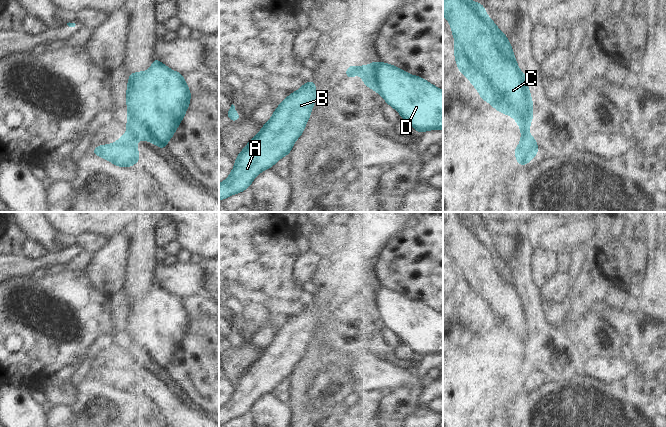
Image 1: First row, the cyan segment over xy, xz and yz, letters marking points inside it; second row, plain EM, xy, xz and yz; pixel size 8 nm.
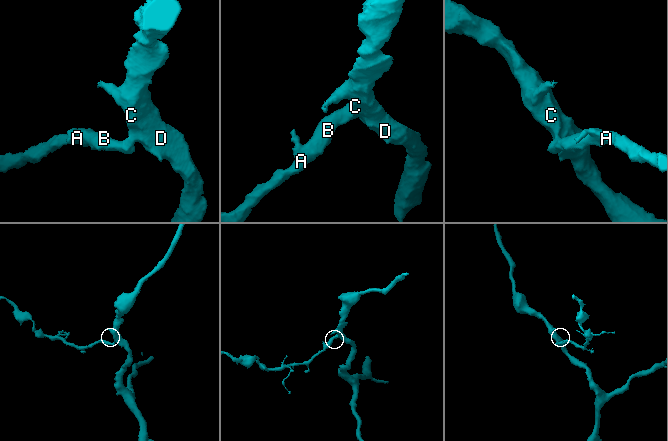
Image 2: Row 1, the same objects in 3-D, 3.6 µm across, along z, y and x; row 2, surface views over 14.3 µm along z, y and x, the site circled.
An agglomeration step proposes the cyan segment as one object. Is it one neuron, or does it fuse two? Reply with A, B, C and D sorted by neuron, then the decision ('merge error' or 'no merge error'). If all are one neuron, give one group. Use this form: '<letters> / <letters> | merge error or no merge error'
A B / C D | merge error

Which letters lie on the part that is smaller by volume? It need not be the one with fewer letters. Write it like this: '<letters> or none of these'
A, B

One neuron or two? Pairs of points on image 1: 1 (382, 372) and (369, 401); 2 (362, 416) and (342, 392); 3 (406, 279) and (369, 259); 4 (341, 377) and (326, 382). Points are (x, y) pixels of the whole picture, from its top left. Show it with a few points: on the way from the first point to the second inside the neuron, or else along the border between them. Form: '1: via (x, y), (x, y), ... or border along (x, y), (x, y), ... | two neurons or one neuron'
1: border along (393, 389), (379, 388), (354, 393) | two neurons
2: border along (354, 393), (346, 401), (326, 405) | two neurons
3: border along (389, 242), (375, 269), (377, 284) | two neurons
4: via (337, 381), (330, 382) | one neuron

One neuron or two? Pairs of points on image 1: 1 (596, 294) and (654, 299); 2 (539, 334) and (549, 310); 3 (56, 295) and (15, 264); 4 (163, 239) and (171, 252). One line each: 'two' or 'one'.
1: two
2: two
3: two
4: two

